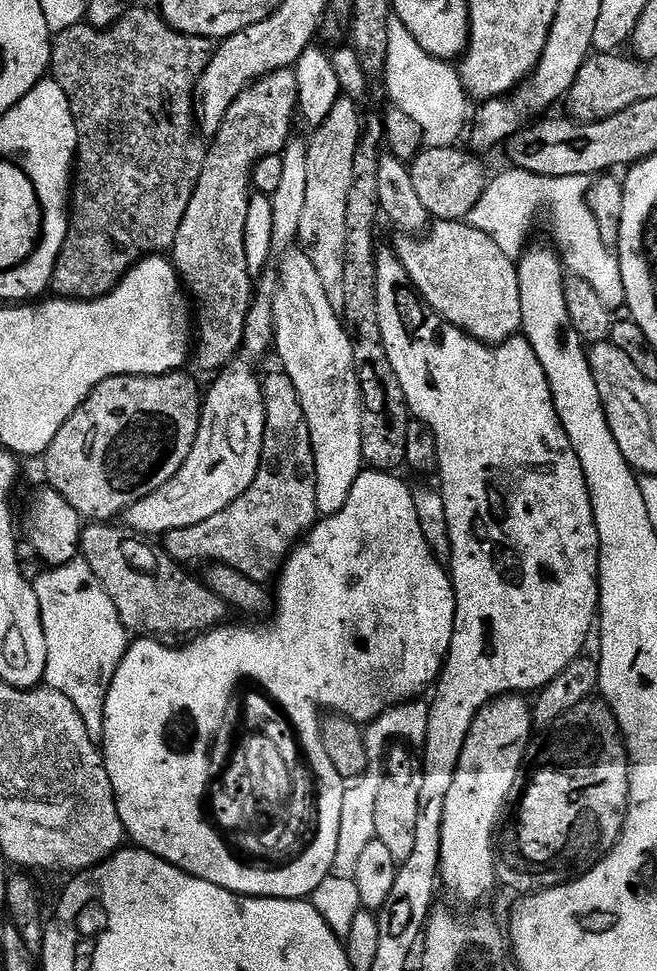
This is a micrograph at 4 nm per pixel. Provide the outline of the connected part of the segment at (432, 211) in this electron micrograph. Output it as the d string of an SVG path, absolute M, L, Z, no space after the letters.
M428 146L411 161L414 191L426 206L429 217L436 220L464 220L472 210L484 188L490 182L484 177L484 164L479 155L471 151L459 152L456 146Z

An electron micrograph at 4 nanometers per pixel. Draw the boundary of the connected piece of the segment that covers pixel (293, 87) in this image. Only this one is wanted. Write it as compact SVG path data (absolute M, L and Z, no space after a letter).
M279 68L278 71L269 72L267 76L261 76L260 79L253 81L244 92L238 94L238 98L230 106L230 110L226 110L226 118L222 122L218 134L211 137L210 143L207 145L200 177L194 186L194 194L190 198L190 206L186 206L186 218L182 218L182 226L178 226L178 238L174 238L170 249L172 266L176 269L177 277L181 285L186 289L191 303L194 305L194 360L196 356L196 364L204 372L216 374L227 368L228 365L232 363L237 353L241 351L244 343L246 314L250 310L254 299L254 277L252 277L246 266L246 246L244 245L246 242L246 210L248 209L248 197L250 195L250 189L253 187L252 169L255 168L257 161L261 160L263 156L274 156L283 153L284 147L287 146L288 141L293 137L292 119L297 119L297 116L298 82L296 81L295 71L293 71L292 68Z

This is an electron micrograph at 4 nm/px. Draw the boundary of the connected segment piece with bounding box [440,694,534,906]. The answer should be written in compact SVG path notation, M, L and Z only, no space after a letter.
M509 694L498 696L488 703L476 715L468 731L466 742L462 746L462 758L458 762L458 770L454 774L454 782L450 782L450 794L446 794L446 811L442 813L442 854L440 855L440 880L442 888L452 896L457 896L464 904L476 906L495 888L496 849L494 841L500 823L500 815L504 813L504 803L508 800L510 790L520 773L520 764L528 751L529 741L533 739L534 721L529 701L523 695Z

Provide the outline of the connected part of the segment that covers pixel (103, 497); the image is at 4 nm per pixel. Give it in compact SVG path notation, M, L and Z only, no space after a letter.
M177 370L161 376L111 376L106 378L86 398L86 402L82 402L82 406L78 406L78 410L74 410L74 414L70 414L70 418L64 423L62 430L58 430L54 442L50 442L47 452L42 457L44 472L48 475L47 483L55 492L62 494L62 498L66 498L66 502L70 502L70 506L74 506L74 510L78 510L78 514L85 521L115 521L134 502L154 494L154 490L158 490L158 486L166 486L166 482L170 482L170 478L174 478L174 474L178 474L182 462L186 462L186 458L194 446L194 438L198 434L198 426L200 425L202 403L202 388L199 388L186 373L187 371Z

